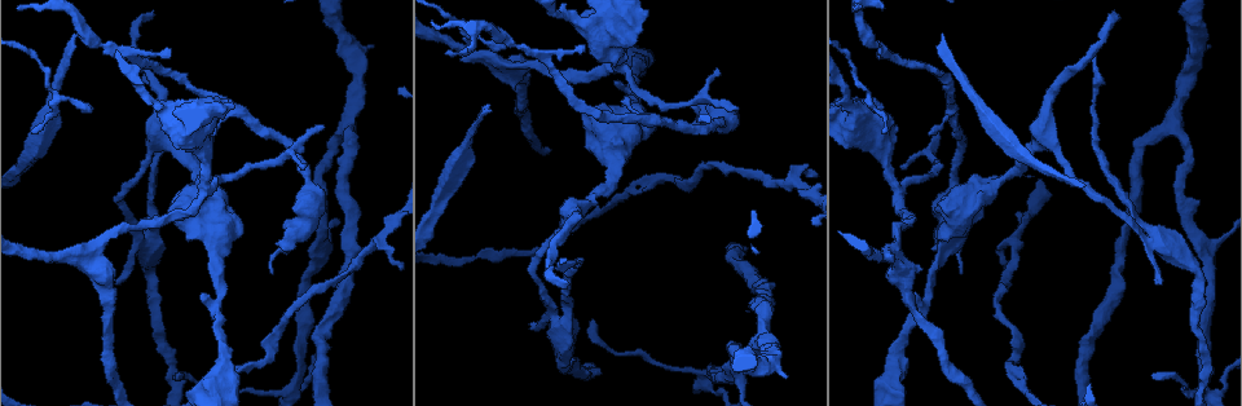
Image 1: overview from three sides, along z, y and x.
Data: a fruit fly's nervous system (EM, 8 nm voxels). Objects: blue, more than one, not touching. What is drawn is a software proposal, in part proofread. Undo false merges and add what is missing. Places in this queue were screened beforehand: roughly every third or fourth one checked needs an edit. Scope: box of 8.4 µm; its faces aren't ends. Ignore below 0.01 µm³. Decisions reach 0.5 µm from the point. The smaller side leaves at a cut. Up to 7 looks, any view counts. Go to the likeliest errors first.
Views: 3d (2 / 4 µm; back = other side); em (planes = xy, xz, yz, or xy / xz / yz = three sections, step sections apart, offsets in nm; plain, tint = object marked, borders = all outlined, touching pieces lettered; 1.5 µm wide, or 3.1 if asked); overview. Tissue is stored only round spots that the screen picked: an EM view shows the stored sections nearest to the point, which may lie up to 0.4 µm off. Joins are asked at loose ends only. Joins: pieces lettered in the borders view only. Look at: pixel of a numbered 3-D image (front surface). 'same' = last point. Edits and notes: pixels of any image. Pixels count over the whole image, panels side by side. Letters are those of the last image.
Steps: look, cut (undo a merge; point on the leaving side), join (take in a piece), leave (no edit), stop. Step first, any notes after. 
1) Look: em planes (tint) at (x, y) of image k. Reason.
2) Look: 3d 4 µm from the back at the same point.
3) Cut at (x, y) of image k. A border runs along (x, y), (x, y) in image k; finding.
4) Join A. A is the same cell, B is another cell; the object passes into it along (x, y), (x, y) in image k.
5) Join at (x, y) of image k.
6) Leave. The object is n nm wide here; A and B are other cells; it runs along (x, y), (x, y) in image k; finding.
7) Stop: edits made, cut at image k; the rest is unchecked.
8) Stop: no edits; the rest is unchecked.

Look: 3d 2 µm at (74, 34) of image 1. Free end.

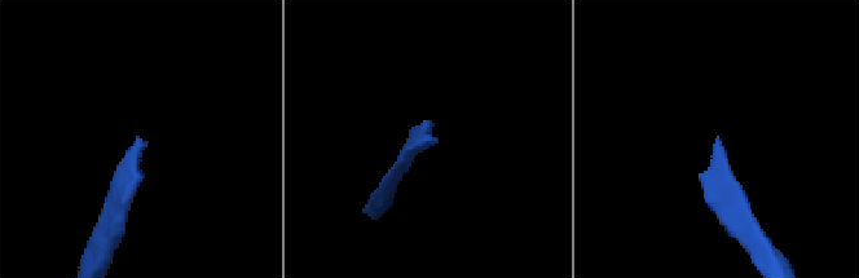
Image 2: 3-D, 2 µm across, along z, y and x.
Look: em xy step 4 (plain) at (434, 138) of image 2. Now the EM.

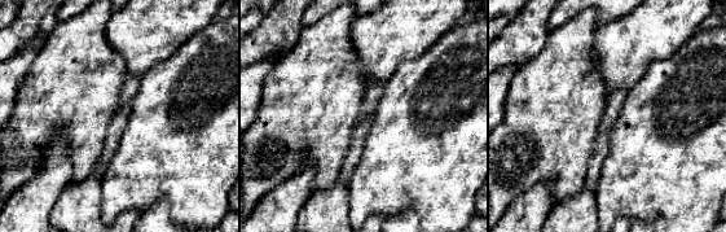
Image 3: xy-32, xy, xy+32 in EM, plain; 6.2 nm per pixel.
Look: em xy step 4 (borders) at the same point.

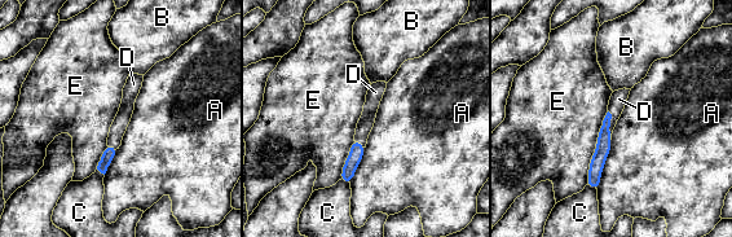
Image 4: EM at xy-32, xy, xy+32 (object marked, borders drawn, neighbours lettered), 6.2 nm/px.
Join D. D is the same cell, A, B, C and E are other cells; the object passes into it along (604, 141), (609, 124), (618, 99) in image 4; the cell continues.

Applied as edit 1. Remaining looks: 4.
Look: overview.

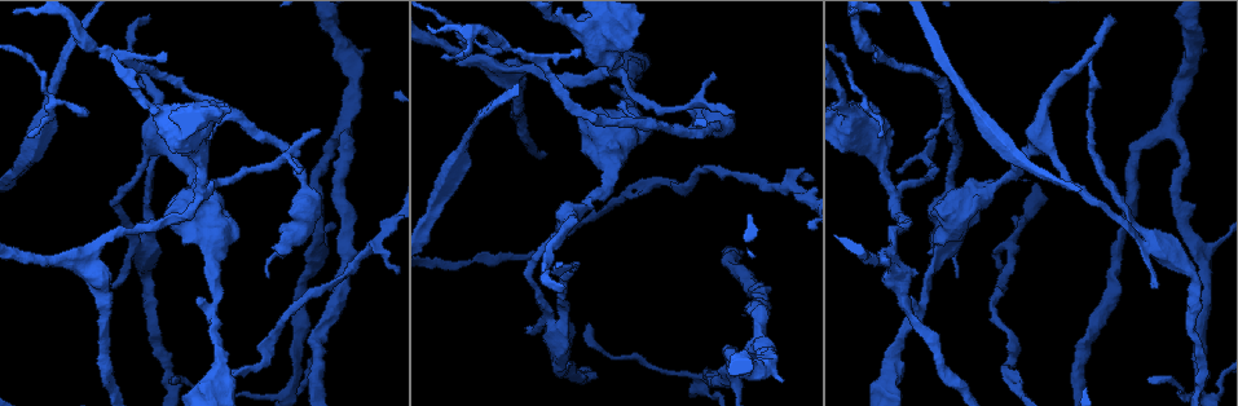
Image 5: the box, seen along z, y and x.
Look: em planes (tint) at (1099, 171) of image 5. Touches itself.

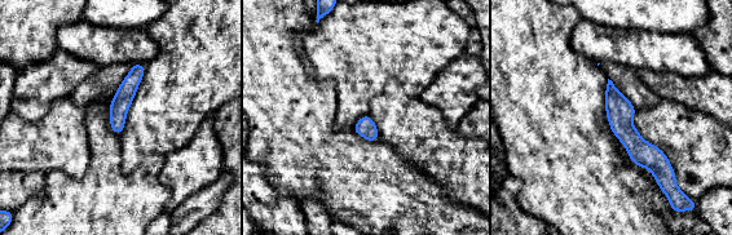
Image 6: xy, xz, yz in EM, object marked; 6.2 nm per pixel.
Look: em planes (borders) at the same point.

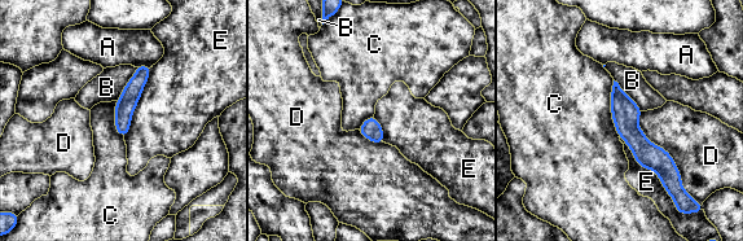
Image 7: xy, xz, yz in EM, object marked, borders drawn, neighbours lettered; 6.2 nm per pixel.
Leave. The object is 120 nm wide here; A, B, C, D and E are other cells; a border runs along (612, 80), (611, 118), (619, 135) in image 7; one cell here.

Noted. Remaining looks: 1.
Stop: edits made, join at image 4; the rest is unchecked.

